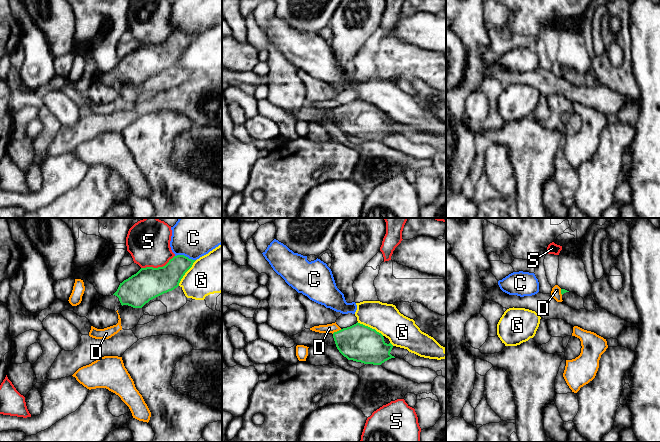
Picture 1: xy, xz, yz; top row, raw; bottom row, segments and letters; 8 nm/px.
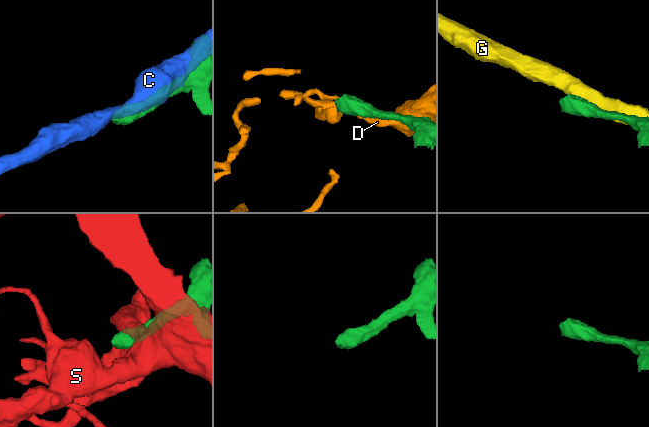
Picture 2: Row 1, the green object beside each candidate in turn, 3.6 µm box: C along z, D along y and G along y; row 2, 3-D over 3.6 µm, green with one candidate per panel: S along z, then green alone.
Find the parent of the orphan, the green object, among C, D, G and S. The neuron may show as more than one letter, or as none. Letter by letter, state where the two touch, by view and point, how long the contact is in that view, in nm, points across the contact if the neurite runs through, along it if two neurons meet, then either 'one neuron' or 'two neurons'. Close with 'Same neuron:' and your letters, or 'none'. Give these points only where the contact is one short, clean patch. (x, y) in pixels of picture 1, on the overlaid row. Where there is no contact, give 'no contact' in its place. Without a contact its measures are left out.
C: meets green in xy at (185, 256); contact 170 nm long; two neurons
D: meets green in xz at (337, 331); contact 90 nm long; border along xz (341, 329), (332, 333); two neurons
G: meets green in xy at (185, 272); contact 260 nm long; two neurons
S: meets green in xy at (158, 267); contact 300 nm long; border along xy (174, 255), (162, 266), (141, 268); two neurons
Same neuron: none

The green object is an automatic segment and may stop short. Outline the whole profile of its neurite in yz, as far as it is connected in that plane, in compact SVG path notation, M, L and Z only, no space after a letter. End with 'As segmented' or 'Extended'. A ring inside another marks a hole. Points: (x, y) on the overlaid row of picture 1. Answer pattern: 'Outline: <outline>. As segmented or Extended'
Outline: M561 289L562 300L569 307L580 310L584 309L584 299L573 292Z. Extended

